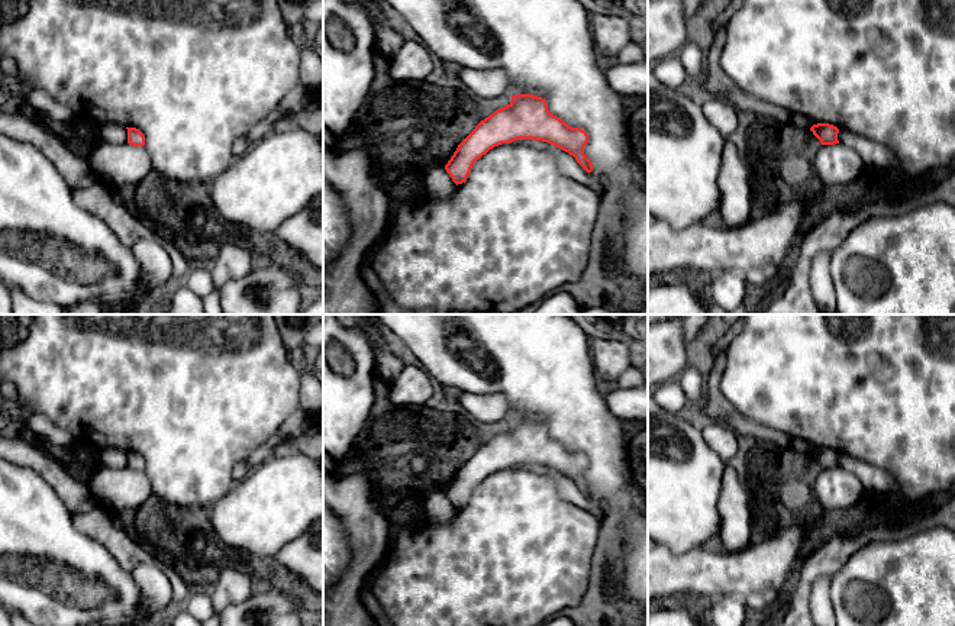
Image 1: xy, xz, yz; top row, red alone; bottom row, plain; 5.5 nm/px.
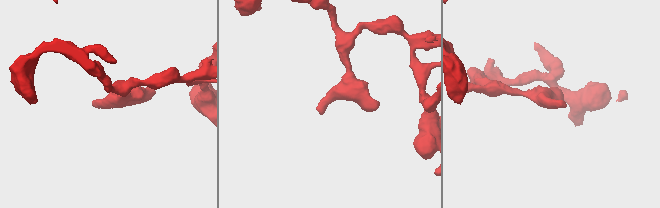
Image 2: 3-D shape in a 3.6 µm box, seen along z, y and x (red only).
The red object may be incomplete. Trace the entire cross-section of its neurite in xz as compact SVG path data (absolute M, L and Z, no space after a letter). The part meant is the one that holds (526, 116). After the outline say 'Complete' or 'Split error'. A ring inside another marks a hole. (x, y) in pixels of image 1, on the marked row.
M533 94L512 96L507 106L481 120L458 145L445 170L456 185L462 184L477 159L494 146L517 139L548 142L572 155L588 174L593 171L593 164L584 154L587 132L554 116L546 100Z. Complete

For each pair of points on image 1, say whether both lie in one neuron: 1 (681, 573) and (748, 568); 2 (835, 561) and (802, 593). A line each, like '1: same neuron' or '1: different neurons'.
1: same neuron
2: same neuron

